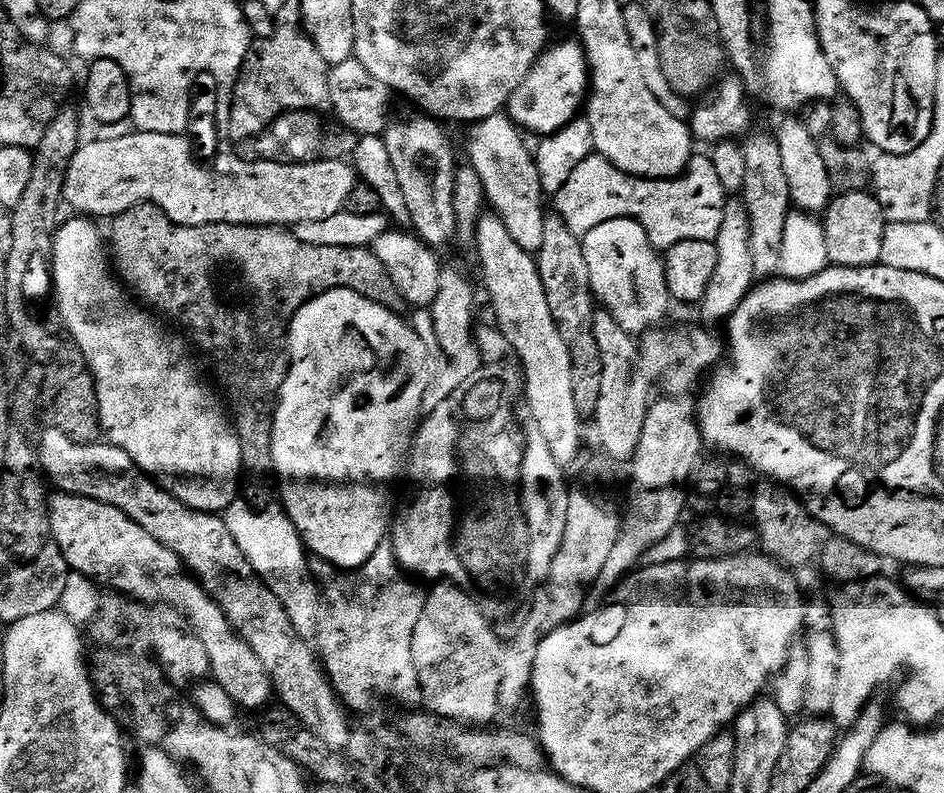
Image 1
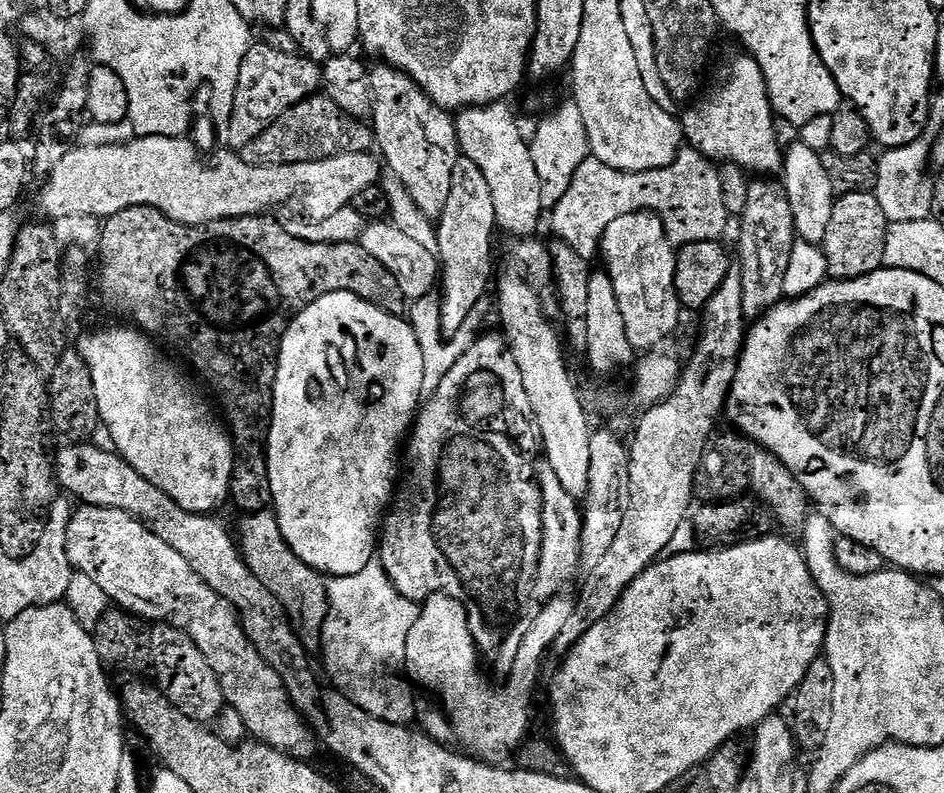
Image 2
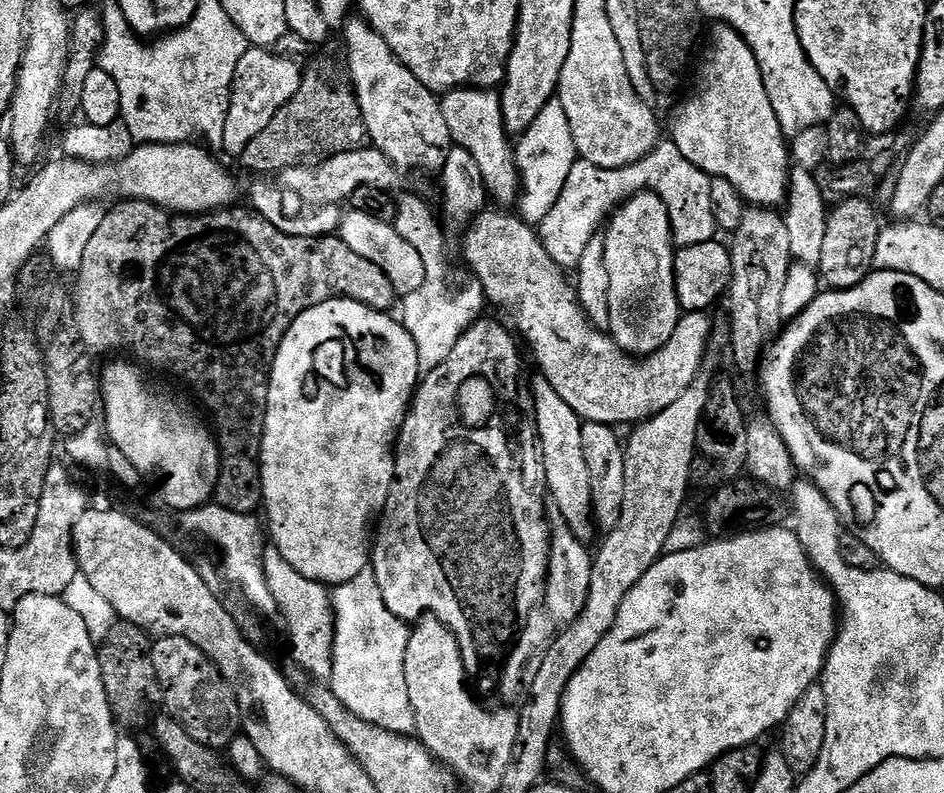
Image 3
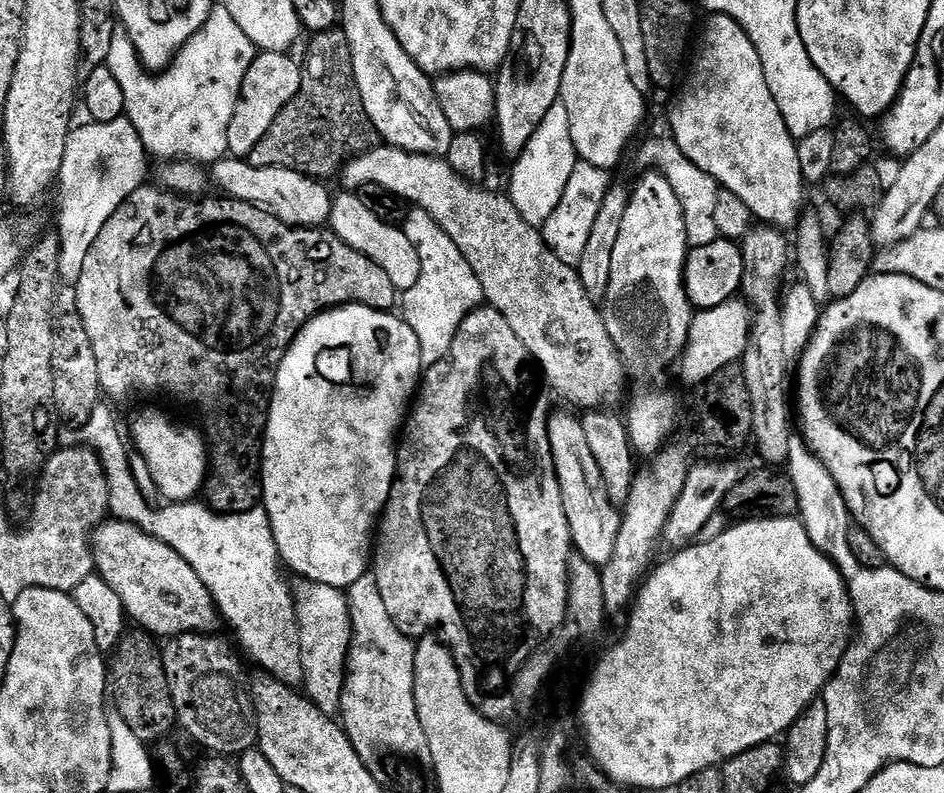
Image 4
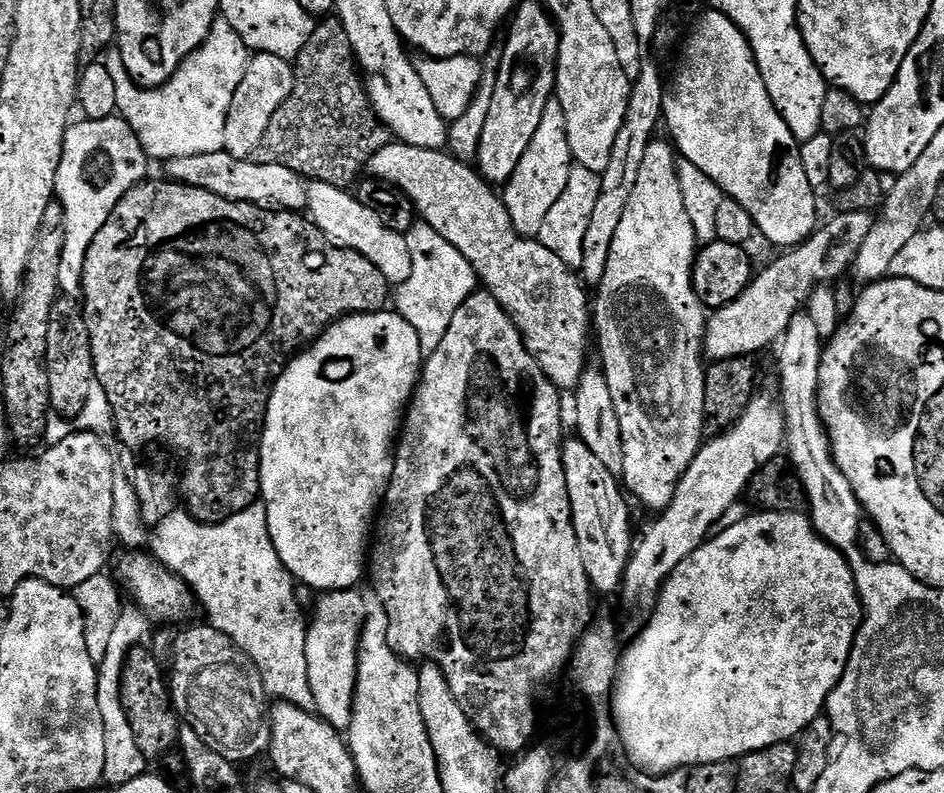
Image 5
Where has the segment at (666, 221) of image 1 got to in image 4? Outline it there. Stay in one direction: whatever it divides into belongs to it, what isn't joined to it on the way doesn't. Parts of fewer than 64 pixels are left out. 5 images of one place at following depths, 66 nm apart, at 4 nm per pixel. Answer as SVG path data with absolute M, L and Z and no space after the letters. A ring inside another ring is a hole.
M671 138L646 141L640 148L640 156L644 159L645 169L661 172L666 182L674 186L674 194L678 194L678 202L682 202L682 214L688 231L688 247L707 246L709 242L717 240L718 226L714 223L714 206L718 203L718 194L722 189L716 179L706 174L706 170L698 170L698 166L694 166L694 162L690 162L690 158L682 154L676 141ZM578 162L574 166L574 174L570 174L570 182L566 182L566 194L562 194L562 202L558 202L558 210L550 214L544 224L542 235L544 241L550 246L566 266L579 269L582 262L582 250L586 250L586 241L590 238L590 229L594 226L594 218L598 216L598 209L602 206L602 198L606 196L614 180L610 178L609 169L590 166Z

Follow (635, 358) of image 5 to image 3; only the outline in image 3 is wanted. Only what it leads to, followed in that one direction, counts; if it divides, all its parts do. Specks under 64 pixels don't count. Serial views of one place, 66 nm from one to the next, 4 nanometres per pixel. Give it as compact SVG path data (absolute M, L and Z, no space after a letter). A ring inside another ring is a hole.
M649 191L630 197L616 209L603 237L610 269L610 310L624 335L615 337L616 345L637 358L653 356L670 342L682 315L674 278L677 249L662 198Z

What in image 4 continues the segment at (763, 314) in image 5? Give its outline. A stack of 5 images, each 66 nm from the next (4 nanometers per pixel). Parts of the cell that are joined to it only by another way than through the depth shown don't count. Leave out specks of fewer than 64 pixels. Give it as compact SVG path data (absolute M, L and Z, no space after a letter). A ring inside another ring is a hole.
M740 298L722 302L722 306L697 311L690 322L690 334L684 353L678 361L681 382L703 386L711 376L718 374L718 370L722 370L722 366L743 361L744 350L752 333L753 315L753 309Z

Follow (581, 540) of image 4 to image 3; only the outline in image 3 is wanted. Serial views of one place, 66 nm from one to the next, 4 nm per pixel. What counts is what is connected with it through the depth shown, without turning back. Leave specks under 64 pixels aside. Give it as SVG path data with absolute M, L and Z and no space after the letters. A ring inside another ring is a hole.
M548 379L535 381L536 397L536 430L539 447L544 449L544 473L548 479L547 491L550 500L556 503L562 512L563 520L578 539L585 542L598 532L594 523L592 506L592 475L588 465L588 455L582 446L582 430L584 424L574 410L566 404L554 390Z

